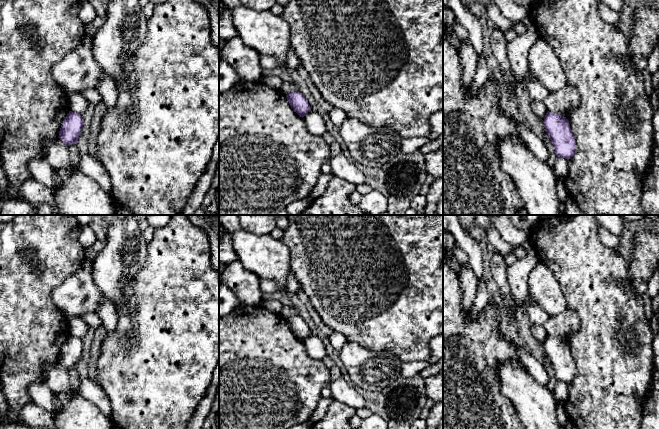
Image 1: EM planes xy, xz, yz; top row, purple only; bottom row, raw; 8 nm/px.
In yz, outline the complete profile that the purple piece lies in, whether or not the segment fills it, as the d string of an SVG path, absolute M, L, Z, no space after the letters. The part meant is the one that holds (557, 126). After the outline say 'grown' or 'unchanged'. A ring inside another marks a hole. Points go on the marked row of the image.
M547 111L544 126L557 157L567 160L573 157L576 152L576 140L566 117Z | unchanged

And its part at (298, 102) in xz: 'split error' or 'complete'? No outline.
complete

